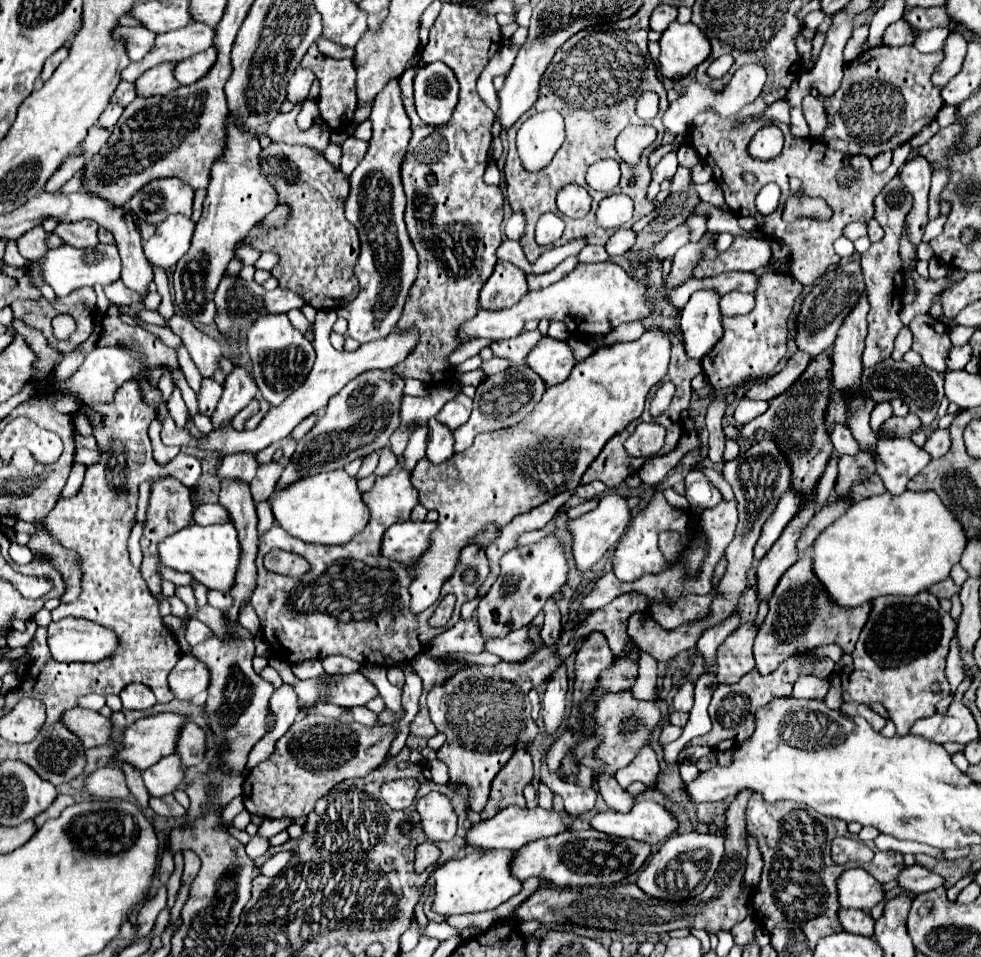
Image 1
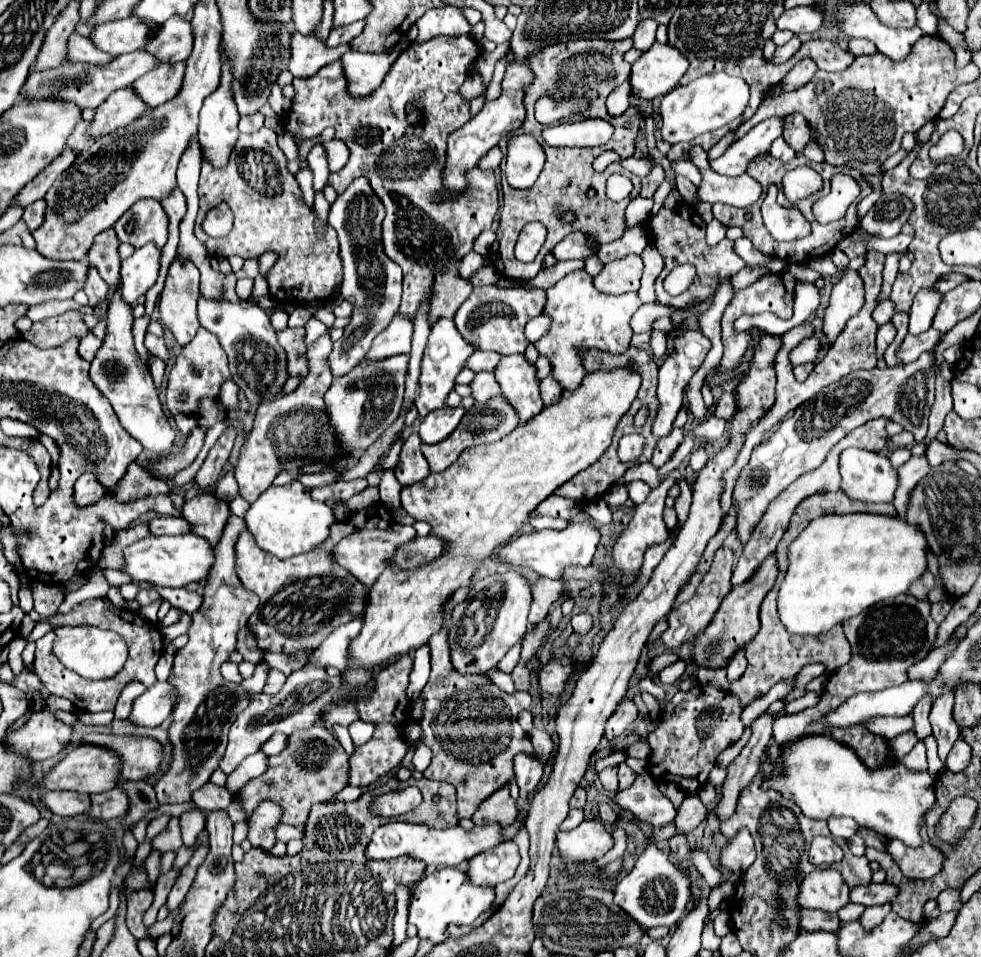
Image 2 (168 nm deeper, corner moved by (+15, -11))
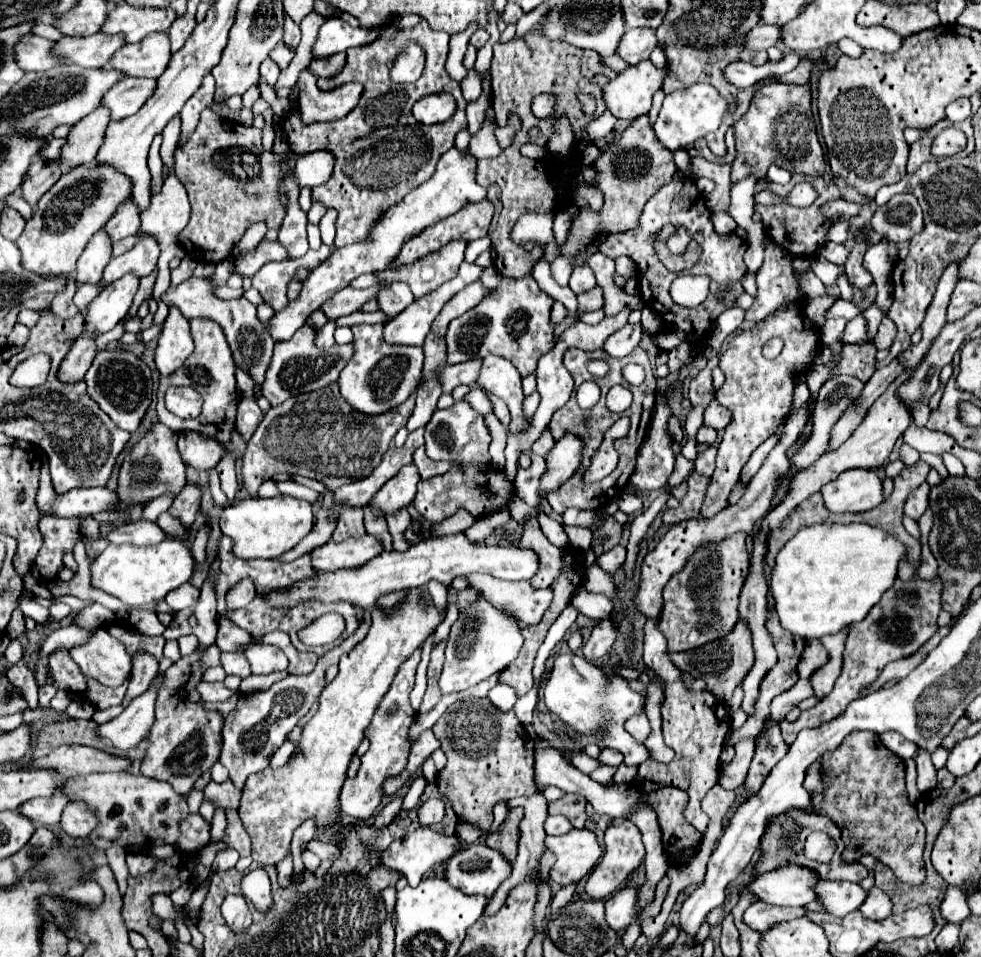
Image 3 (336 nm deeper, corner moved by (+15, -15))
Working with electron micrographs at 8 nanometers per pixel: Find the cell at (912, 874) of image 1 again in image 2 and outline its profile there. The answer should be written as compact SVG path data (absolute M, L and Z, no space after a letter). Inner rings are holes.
M870 883L870 885L860 885L860 887L850 887L850 903L858 905L880 905L892 901L892 895L896 895L896 887L888 883Z

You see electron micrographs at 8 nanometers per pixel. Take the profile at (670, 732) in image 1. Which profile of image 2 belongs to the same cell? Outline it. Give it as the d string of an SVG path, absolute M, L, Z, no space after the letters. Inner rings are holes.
M632 743L632 745L626 745L624 751L626 751L626 755L630 755L630 757L646 759L646 757L650 755L650 745L648 745L648 743Z

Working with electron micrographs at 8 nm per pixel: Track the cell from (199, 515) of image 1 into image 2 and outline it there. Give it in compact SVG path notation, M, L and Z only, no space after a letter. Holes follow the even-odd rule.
M154 517L148 521L148 529L152 535L184 535L188 531L188 523L182 517Z

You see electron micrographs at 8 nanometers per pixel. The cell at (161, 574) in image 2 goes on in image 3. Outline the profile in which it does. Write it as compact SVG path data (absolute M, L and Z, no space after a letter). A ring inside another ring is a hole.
M166 539L152 547L136 545L108 545L92 565L92 587L102 589L130 607L142 607L164 599L168 591L188 583L194 573L194 557L188 543L180 539Z

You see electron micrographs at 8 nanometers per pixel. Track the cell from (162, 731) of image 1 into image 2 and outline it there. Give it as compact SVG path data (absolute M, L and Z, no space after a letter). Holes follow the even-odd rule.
M74 747L60 763L56 763L48 775L42 777L40 789L66 789L76 793L100 793L110 791L116 785L116 779L120 777L120 759L112 755L112 751L100 751L100 747Z

